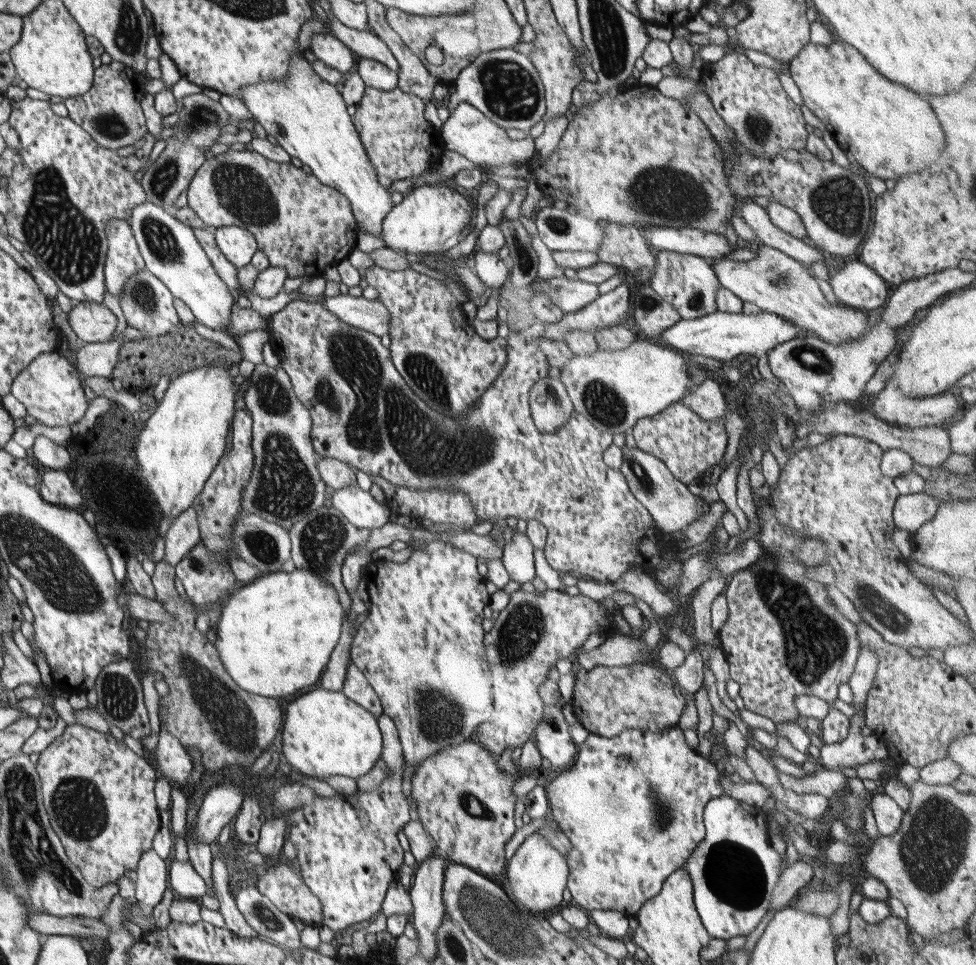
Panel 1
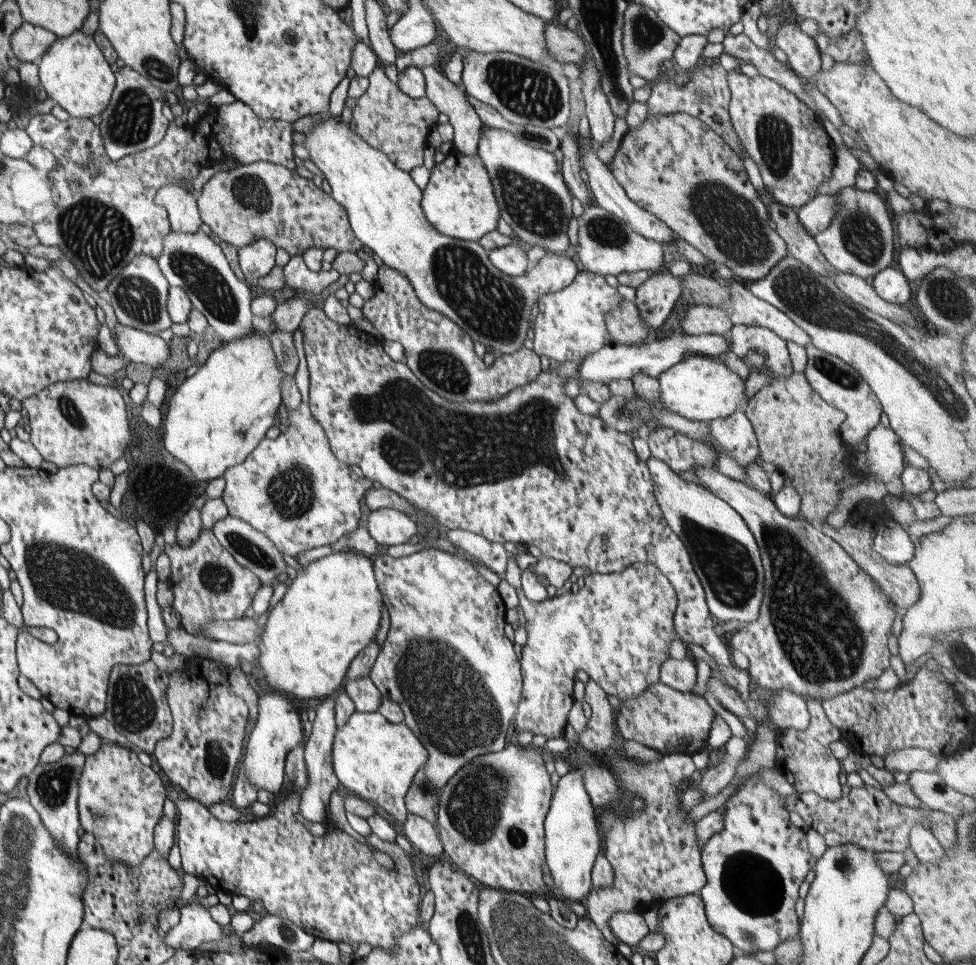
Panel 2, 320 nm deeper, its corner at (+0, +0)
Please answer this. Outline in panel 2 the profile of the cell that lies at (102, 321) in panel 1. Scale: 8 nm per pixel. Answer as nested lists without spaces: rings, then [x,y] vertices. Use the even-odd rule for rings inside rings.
[[[118,323],[115,326],[113,337],[127,362],[141,362],[160,370],[160,366],[170,356],[168,342],[162,340],[159,335],[142,332]]]

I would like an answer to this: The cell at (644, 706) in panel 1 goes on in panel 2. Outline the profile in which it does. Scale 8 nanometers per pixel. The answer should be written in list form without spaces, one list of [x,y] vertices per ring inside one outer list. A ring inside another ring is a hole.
[[[658,682],[634,698],[620,701],[615,721],[624,740],[636,740],[662,754],[683,752],[691,755],[706,748],[715,710],[700,695],[680,692]]]

